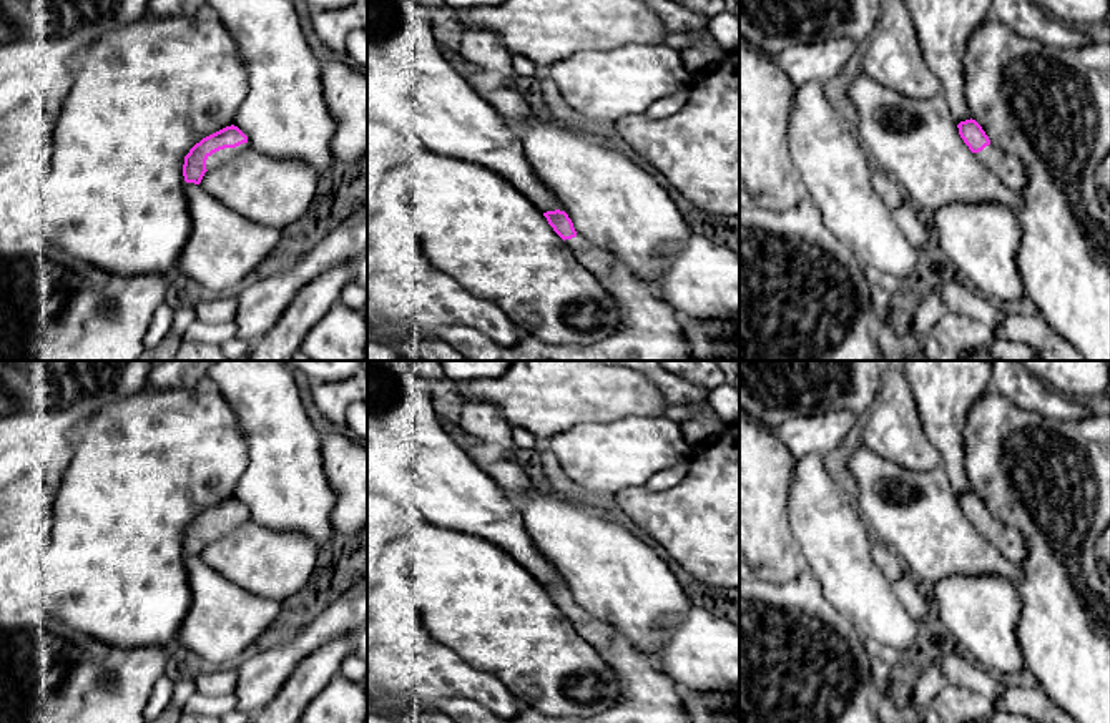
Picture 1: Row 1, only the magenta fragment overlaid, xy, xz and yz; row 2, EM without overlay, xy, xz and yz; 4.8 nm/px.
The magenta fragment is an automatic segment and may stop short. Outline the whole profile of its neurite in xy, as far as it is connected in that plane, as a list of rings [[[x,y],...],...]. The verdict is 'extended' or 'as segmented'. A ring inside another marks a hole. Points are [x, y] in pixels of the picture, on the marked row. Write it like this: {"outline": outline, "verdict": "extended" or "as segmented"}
{"outline": [[[234,125],[203,138],[184,156],[184,181],[199,184],[206,171],[229,163],[249,148],[248,136]]], "verdict": "extended"}

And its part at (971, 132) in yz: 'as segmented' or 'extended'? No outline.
extended

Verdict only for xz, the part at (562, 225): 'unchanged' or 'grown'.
grown

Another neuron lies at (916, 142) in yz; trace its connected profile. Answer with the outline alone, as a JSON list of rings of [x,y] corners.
[[[862,71],[852,80],[849,98],[859,118],[857,138],[862,148],[907,191],[917,209],[995,203],[1012,211],[1022,204],[1020,191],[1007,188],[964,143],[942,91],[929,100],[916,100],[882,86]]]

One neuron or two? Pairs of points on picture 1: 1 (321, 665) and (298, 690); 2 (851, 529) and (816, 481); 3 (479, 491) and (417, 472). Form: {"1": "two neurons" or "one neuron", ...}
{"1": "one neuron", "2": "one neuron", "3": "one neuron"}

